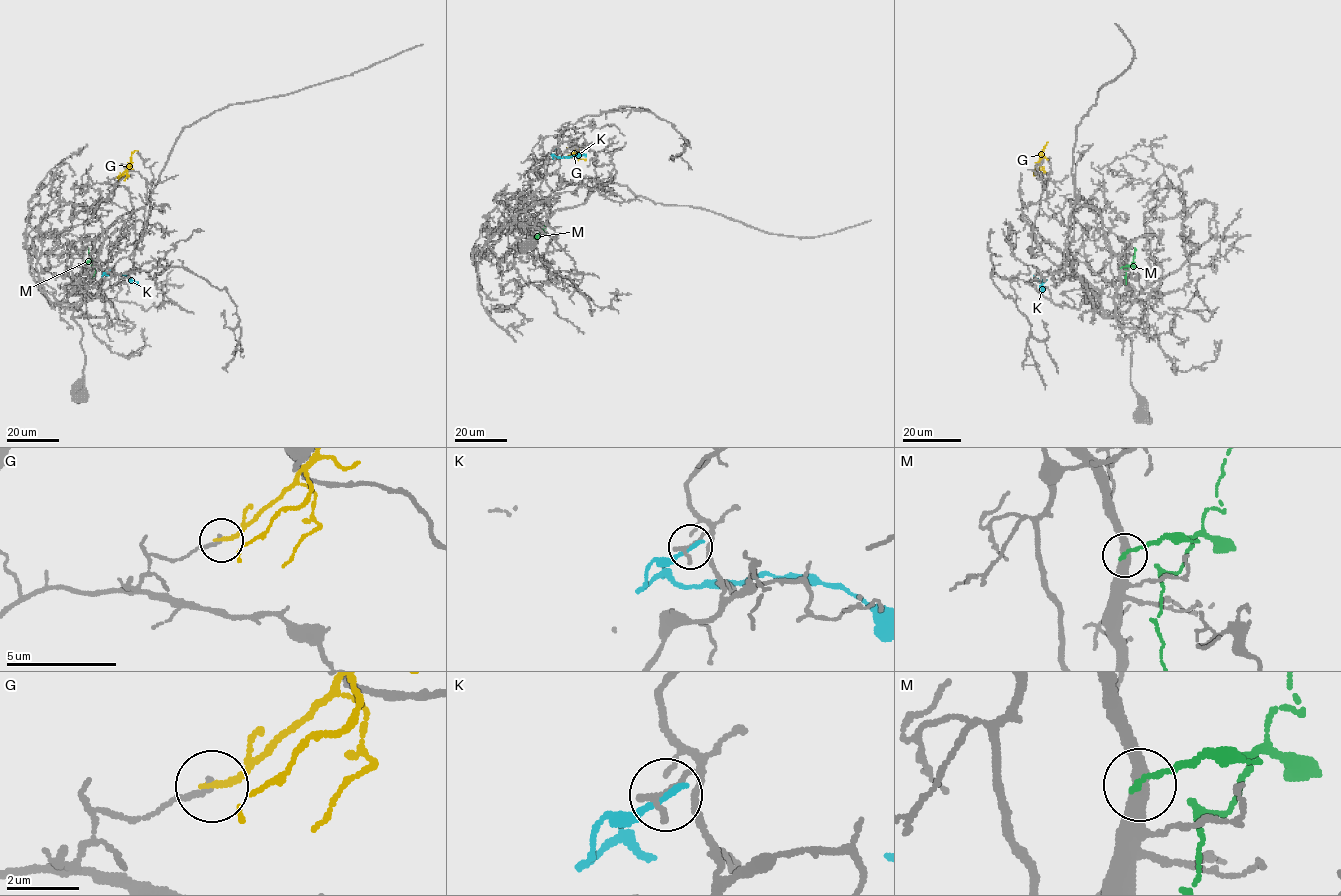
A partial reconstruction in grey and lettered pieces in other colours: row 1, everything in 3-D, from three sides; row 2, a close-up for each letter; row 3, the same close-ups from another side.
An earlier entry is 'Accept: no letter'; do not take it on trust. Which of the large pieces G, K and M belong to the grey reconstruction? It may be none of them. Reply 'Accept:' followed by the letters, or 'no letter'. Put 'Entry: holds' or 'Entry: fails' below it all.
Accept: no letter
Entry: holds

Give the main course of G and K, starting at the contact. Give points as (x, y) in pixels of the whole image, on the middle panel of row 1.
G: (565, 157), (575, 152), (586, 159)
K: (556, 147), (550, 154), (559, 157), (585, 156), (583, 154)

